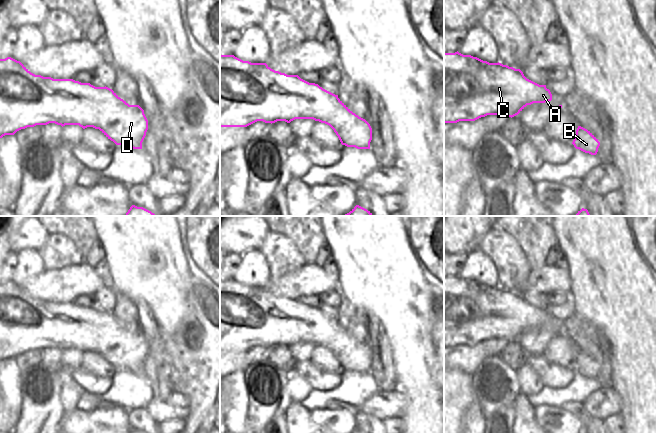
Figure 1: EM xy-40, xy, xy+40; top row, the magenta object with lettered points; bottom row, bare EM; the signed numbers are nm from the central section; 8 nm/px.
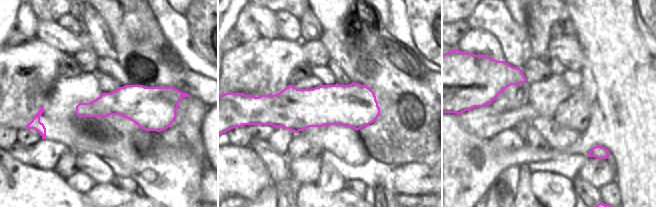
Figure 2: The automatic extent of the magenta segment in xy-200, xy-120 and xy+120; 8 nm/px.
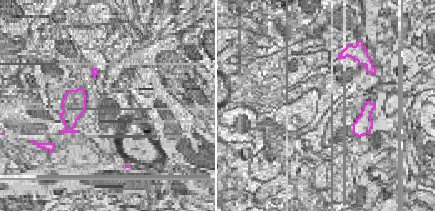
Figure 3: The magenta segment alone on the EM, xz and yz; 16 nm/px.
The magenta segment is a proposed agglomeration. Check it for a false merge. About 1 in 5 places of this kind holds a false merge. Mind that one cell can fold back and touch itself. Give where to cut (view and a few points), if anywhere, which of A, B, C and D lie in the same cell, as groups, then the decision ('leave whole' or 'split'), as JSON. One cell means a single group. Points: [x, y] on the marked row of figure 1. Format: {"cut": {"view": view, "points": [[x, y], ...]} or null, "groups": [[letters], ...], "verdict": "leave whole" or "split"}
{"cut": null, "groups": [["A", "B", "C", "D"]], "verdict": "leave whole"}

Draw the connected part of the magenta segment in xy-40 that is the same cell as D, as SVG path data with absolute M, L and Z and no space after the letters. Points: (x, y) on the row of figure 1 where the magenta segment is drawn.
M11 57L0 59L0 138L14 135L17 131L36 125L55 123L61 125L79 125L83 129L99 129L116 145L125 145L133 149L142 149L142 142L148 130L148 120L139 105L129 105L108 87L95 87L90 83L81 83L73 79L53 79L31 73L20 61Z

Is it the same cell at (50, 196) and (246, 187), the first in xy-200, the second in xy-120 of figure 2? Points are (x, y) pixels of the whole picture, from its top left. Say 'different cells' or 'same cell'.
same cell

